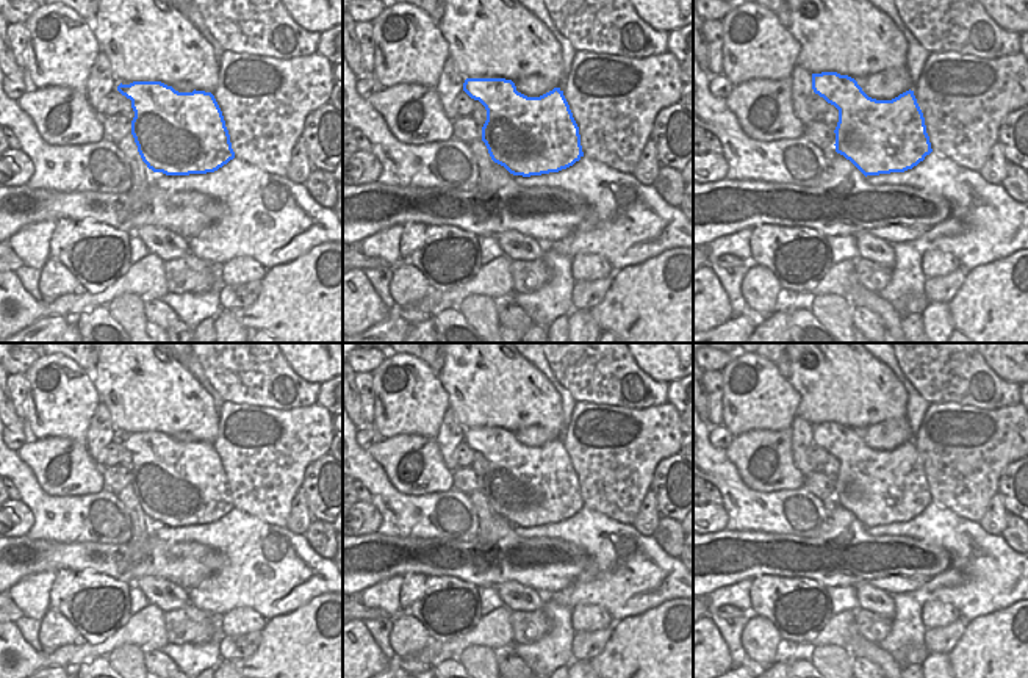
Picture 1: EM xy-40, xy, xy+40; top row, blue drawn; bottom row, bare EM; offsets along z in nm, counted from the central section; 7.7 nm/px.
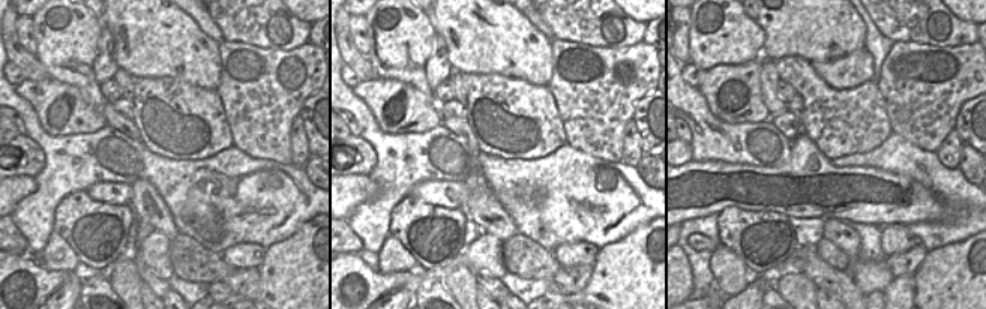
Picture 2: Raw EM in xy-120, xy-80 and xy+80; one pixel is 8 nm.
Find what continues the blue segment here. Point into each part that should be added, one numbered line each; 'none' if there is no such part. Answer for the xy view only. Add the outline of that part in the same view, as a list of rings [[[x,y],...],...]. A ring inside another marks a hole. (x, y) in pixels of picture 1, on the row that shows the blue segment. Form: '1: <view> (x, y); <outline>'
none

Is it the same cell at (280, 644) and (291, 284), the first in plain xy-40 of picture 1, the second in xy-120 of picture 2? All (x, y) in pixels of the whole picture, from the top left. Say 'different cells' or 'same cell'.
same cell

